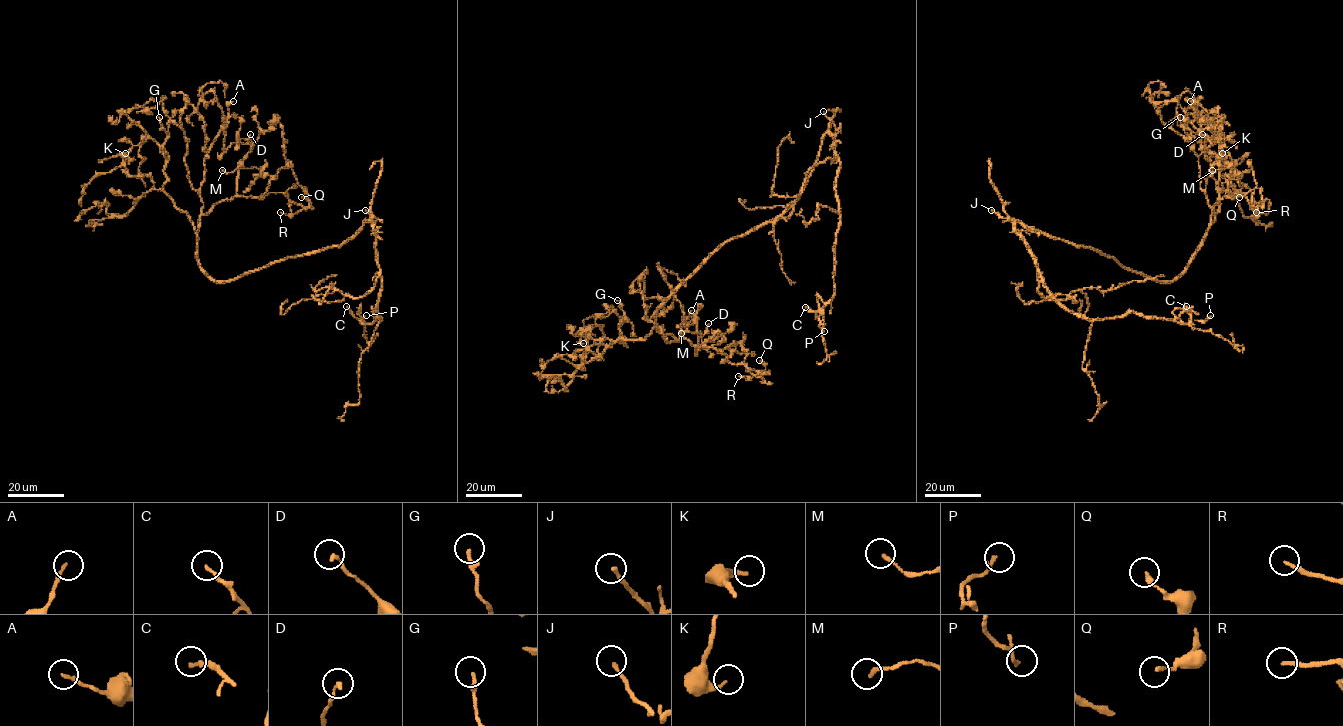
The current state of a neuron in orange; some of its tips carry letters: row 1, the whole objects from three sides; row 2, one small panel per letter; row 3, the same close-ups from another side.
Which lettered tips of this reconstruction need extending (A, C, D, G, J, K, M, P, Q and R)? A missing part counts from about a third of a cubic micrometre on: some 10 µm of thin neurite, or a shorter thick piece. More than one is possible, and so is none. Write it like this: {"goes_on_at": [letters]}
{"goes_on_at": ["R"]}

